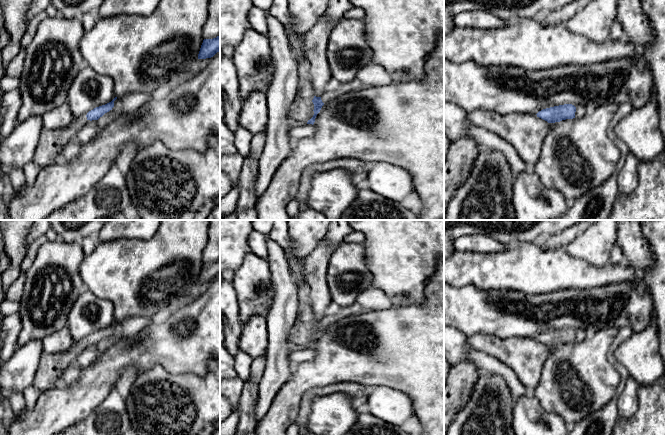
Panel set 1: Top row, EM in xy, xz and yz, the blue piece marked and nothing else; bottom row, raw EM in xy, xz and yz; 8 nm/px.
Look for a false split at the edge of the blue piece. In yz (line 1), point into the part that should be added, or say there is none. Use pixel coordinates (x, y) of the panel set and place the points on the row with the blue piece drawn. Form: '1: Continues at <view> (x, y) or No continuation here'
1: No continuation here

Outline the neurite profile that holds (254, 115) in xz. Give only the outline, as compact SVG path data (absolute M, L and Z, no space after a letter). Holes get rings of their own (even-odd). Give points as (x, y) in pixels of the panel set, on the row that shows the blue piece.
M253 91L243 99L239 124L252 135L265 131L269 119L267 96L265 92Z

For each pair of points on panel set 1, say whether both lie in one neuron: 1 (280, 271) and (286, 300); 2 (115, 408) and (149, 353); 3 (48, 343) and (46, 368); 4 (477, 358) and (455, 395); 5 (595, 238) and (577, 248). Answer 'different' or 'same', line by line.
1: same
2: different
3: different
4: different
5: same

